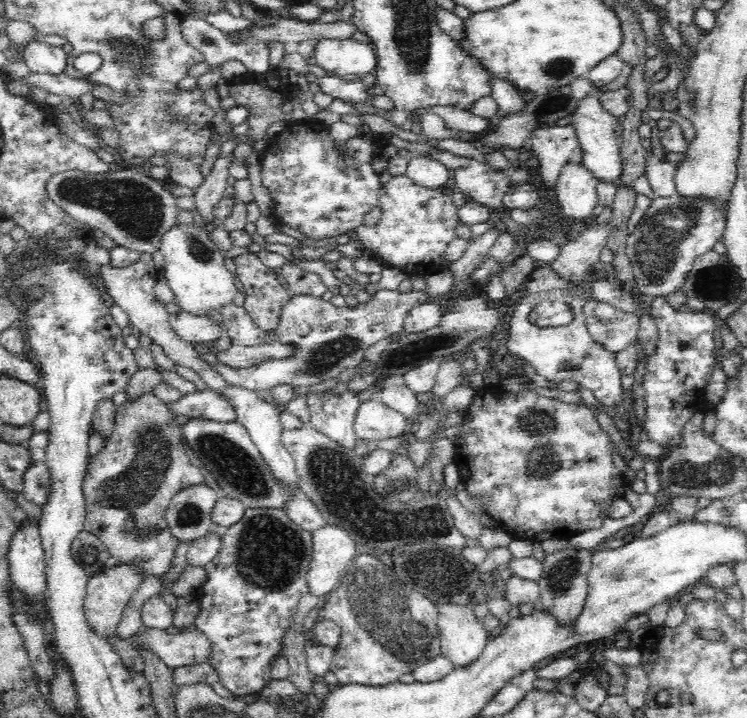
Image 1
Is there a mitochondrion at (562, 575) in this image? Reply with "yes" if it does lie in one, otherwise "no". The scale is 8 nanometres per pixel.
yes

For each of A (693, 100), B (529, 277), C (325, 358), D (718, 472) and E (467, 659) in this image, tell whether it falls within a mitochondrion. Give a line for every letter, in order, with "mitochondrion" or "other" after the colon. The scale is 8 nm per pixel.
A: mitochondrion
B: other
C: mitochondrion
D: mitochondrion
E: other

